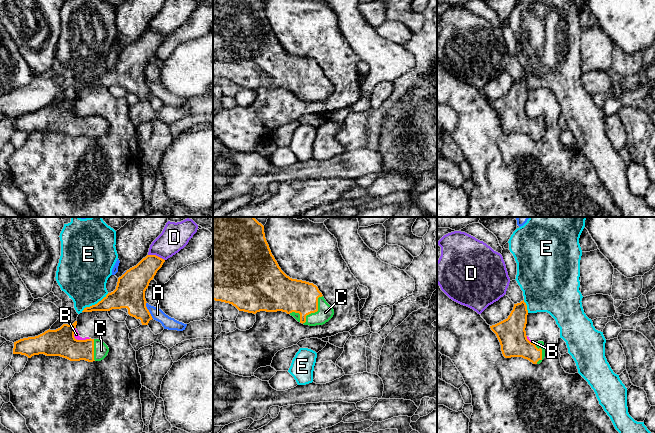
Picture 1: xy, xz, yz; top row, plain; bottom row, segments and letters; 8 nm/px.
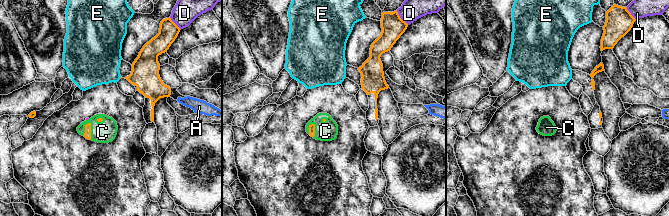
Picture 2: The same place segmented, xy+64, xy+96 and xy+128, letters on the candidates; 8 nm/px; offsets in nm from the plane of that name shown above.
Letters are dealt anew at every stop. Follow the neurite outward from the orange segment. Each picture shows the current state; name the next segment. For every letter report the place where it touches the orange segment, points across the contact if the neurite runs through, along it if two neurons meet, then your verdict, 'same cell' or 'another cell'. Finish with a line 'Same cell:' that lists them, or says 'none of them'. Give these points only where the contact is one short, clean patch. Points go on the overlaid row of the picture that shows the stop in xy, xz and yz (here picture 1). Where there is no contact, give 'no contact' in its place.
A: meets orange in xy at (148, 310); another cell
B: meets orange in xy at (79, 340); border along xy (73, 329), (73, 335), (77, 339), (90, 338); another cell
C: meets orange in xz at (315, 311); runs through xz (289, 295), (301, 299), (315, 311), (325, 312); same cell
D: meets orange in xy at (156, 256); another cell
E: meets orange in xy at (95, 304); border along xy (108, 293), (96, 303), (86, 306), (81, 311); another cell
Same cell: C

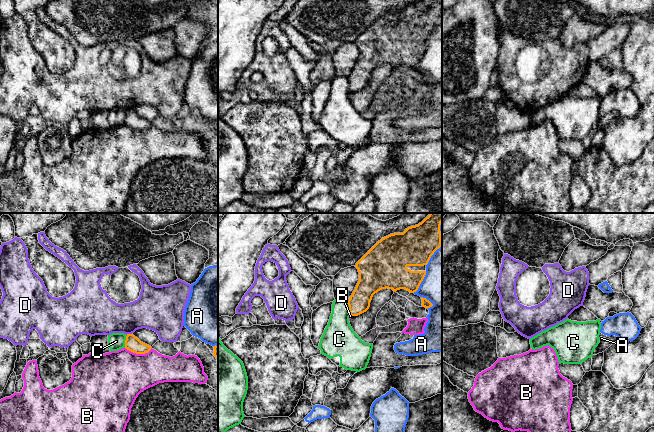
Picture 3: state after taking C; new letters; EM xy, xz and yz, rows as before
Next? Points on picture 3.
A: meets orange in xz at (421, 281); another cell
B: meets orange in xy at (138, 353); another cell
C: meets orange in xz at (349, 308); border along xz (346, 301), (350, 315); another cell
D: meets orange in xy at (129, 334); another cell
Same cell: none of them

